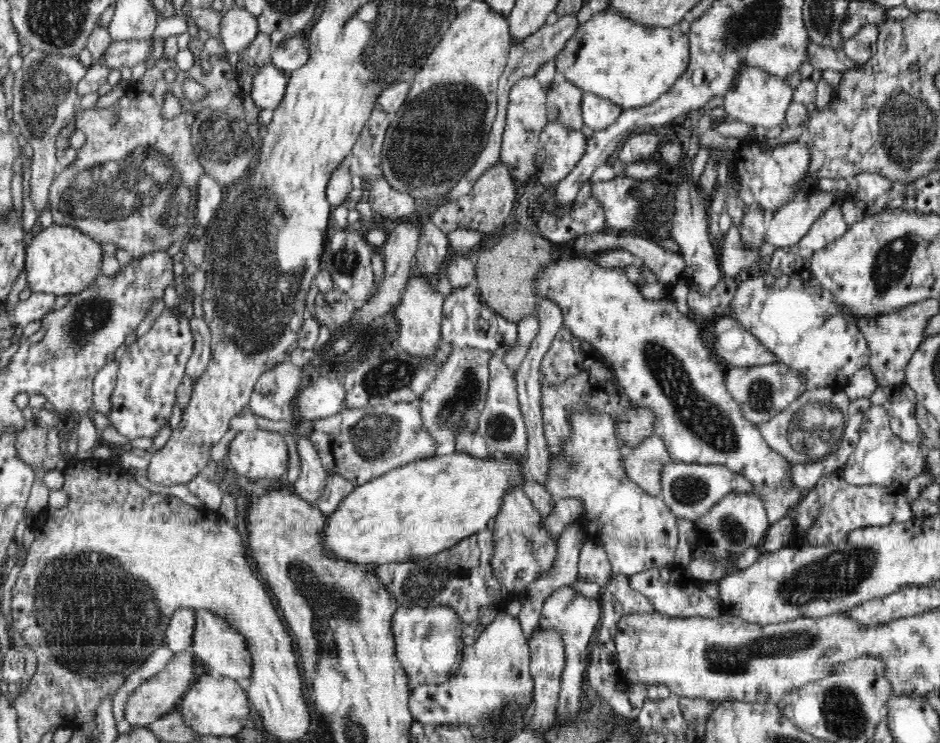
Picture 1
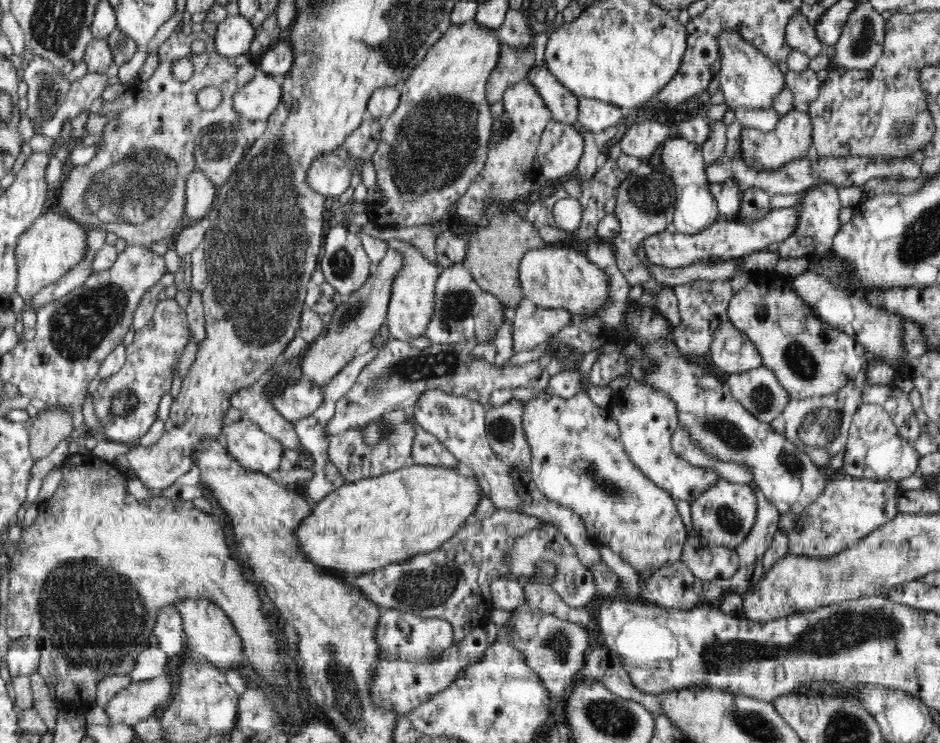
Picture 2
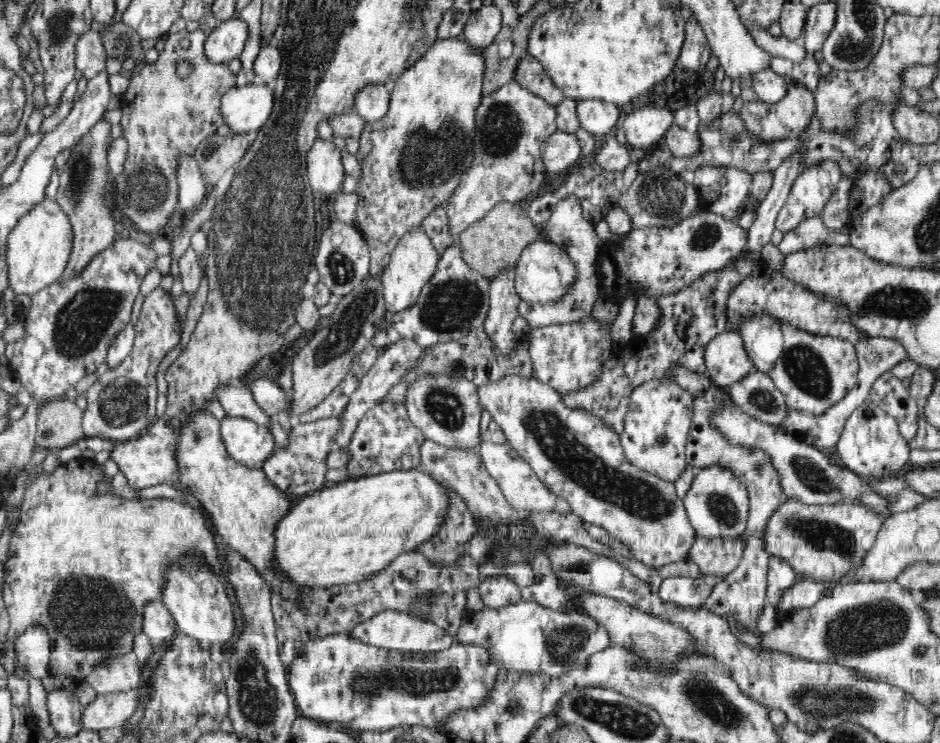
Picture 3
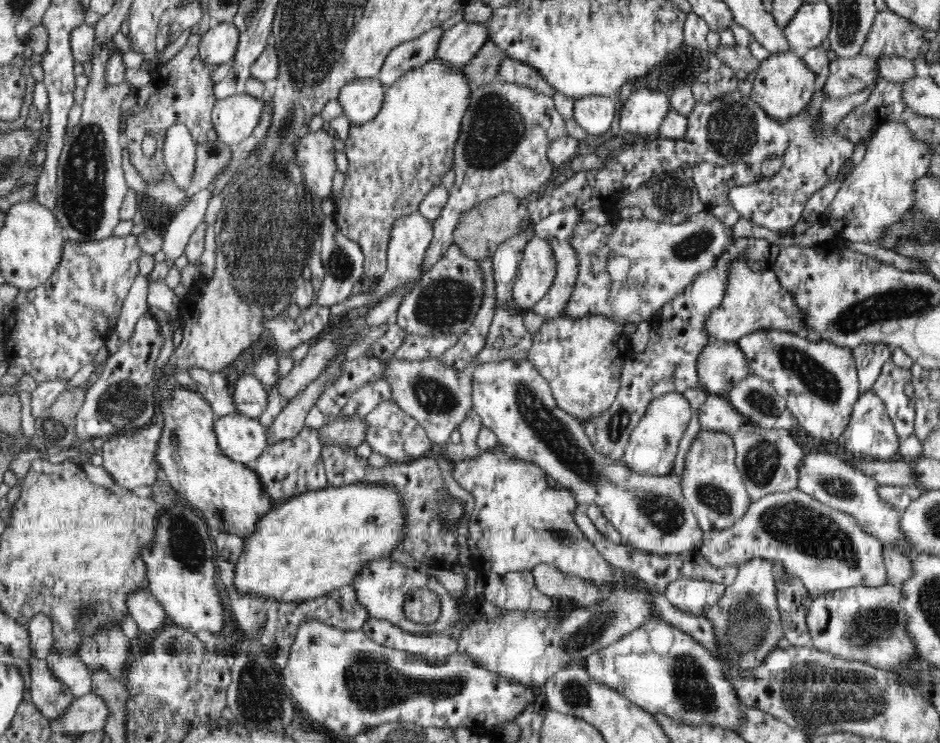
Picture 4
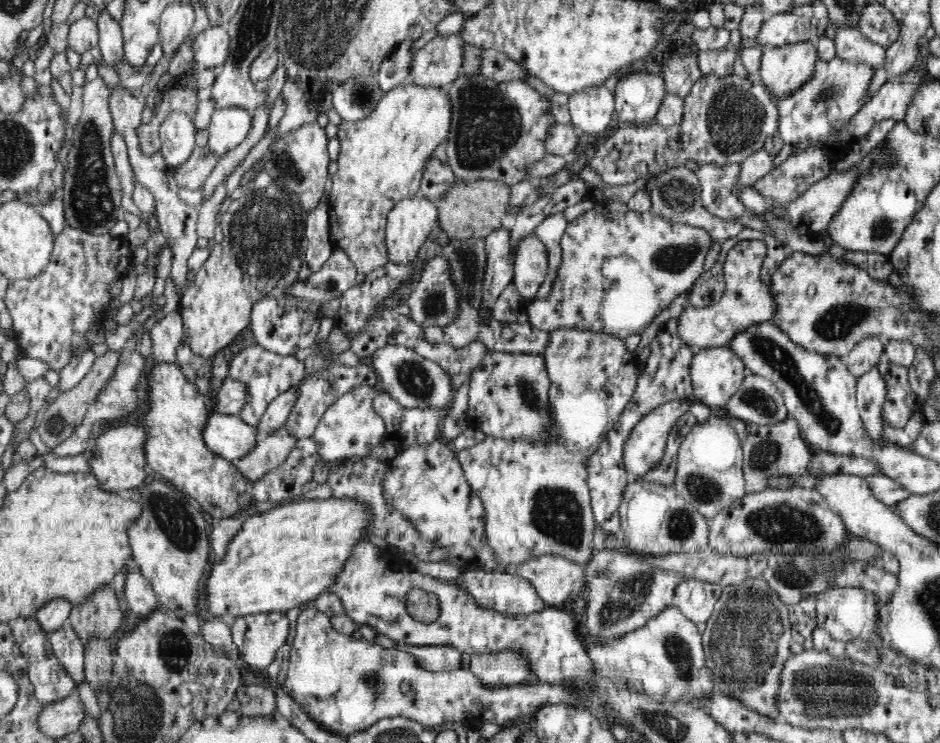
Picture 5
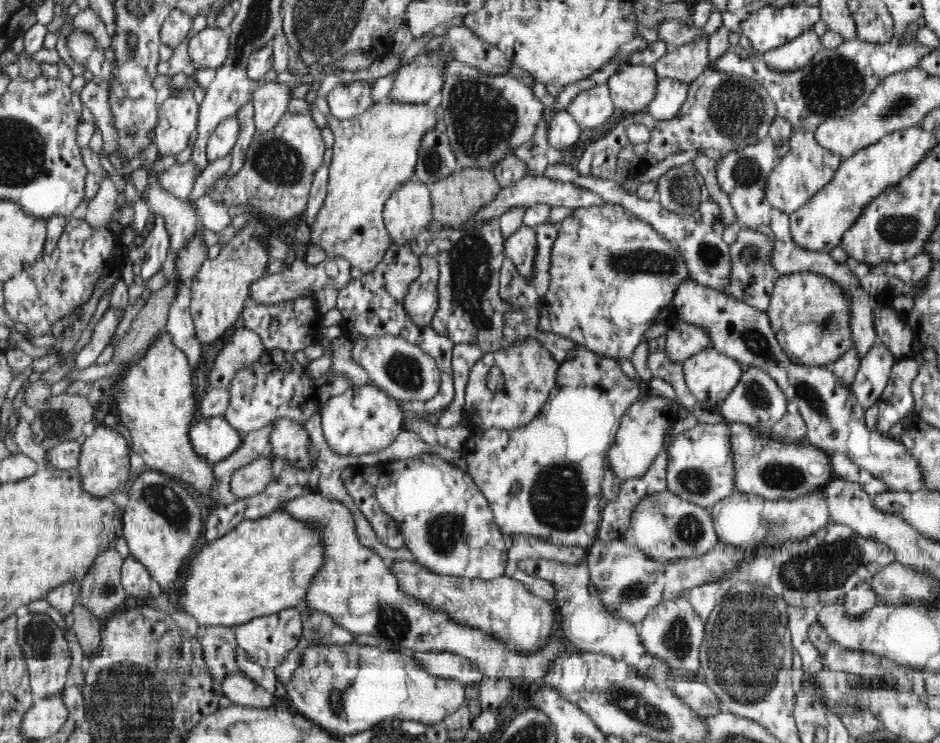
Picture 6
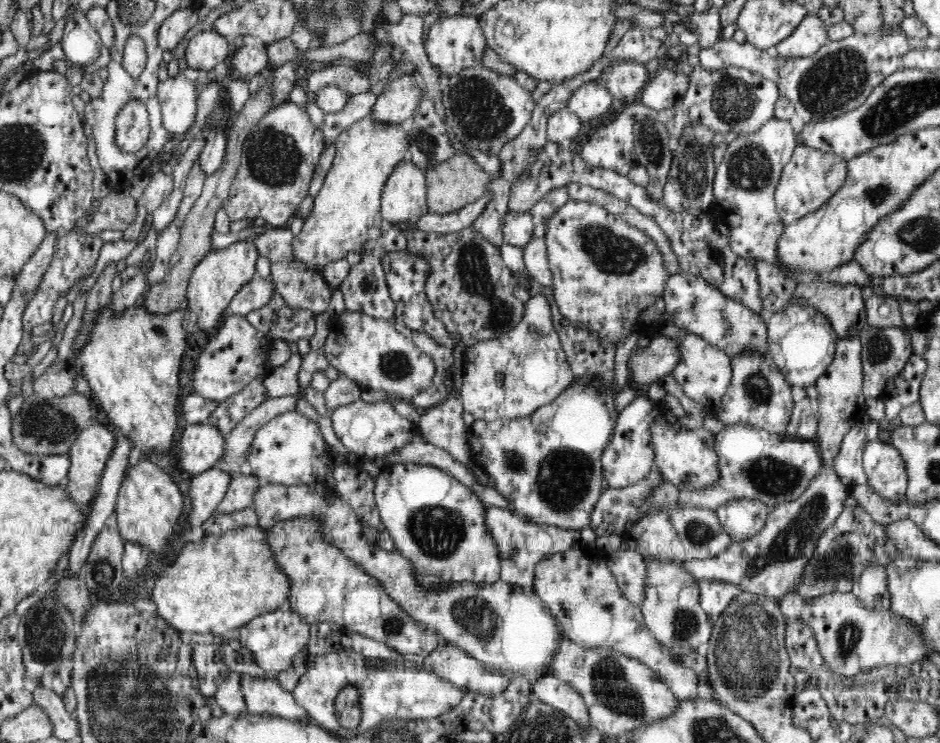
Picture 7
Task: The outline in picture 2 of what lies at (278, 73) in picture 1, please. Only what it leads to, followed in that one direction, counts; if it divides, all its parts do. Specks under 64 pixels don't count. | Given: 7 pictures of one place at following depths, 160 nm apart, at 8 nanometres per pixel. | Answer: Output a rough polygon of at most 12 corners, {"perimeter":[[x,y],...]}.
{"perimeter":[[258,69],[232,101],[240,120],[268,120],[281,82]]}

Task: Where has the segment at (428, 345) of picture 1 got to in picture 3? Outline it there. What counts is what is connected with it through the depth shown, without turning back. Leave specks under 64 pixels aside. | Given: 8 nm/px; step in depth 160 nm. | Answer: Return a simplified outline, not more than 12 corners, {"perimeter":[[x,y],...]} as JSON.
{"perimeter":[[412,227],[382,272],[388,317],[418,301],[439,255]]}

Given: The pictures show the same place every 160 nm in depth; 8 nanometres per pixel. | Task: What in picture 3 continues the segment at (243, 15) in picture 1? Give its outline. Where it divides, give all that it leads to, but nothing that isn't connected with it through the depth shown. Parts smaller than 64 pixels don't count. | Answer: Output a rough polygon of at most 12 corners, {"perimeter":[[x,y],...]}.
{"perimeter":[[218,23],[204,42],[214,64],[240,58],[248,24]]}

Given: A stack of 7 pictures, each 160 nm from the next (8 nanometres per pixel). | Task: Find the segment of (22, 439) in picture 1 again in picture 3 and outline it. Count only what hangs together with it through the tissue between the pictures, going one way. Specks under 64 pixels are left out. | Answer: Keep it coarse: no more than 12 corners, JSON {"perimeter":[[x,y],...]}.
{"perimeter":[[67,398],[40,404],[35,444],[85,438],[82,410]]}

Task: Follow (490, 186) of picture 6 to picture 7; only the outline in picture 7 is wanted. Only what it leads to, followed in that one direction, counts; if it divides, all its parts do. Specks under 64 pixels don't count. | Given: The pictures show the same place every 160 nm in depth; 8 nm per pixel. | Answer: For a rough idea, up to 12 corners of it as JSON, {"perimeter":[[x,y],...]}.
{"perimeter":[[460,152],[425,173],[432,214],[456,212],[486,193],[488,174]]}

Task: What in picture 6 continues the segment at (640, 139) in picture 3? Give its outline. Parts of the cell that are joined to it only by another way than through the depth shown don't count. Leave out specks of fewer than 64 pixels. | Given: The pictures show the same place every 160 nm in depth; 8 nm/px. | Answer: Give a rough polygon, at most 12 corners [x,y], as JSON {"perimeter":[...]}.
{"perimeter":[[625,64],[607,79],[625,115],[646,111],[655,98],[654,66]]}

